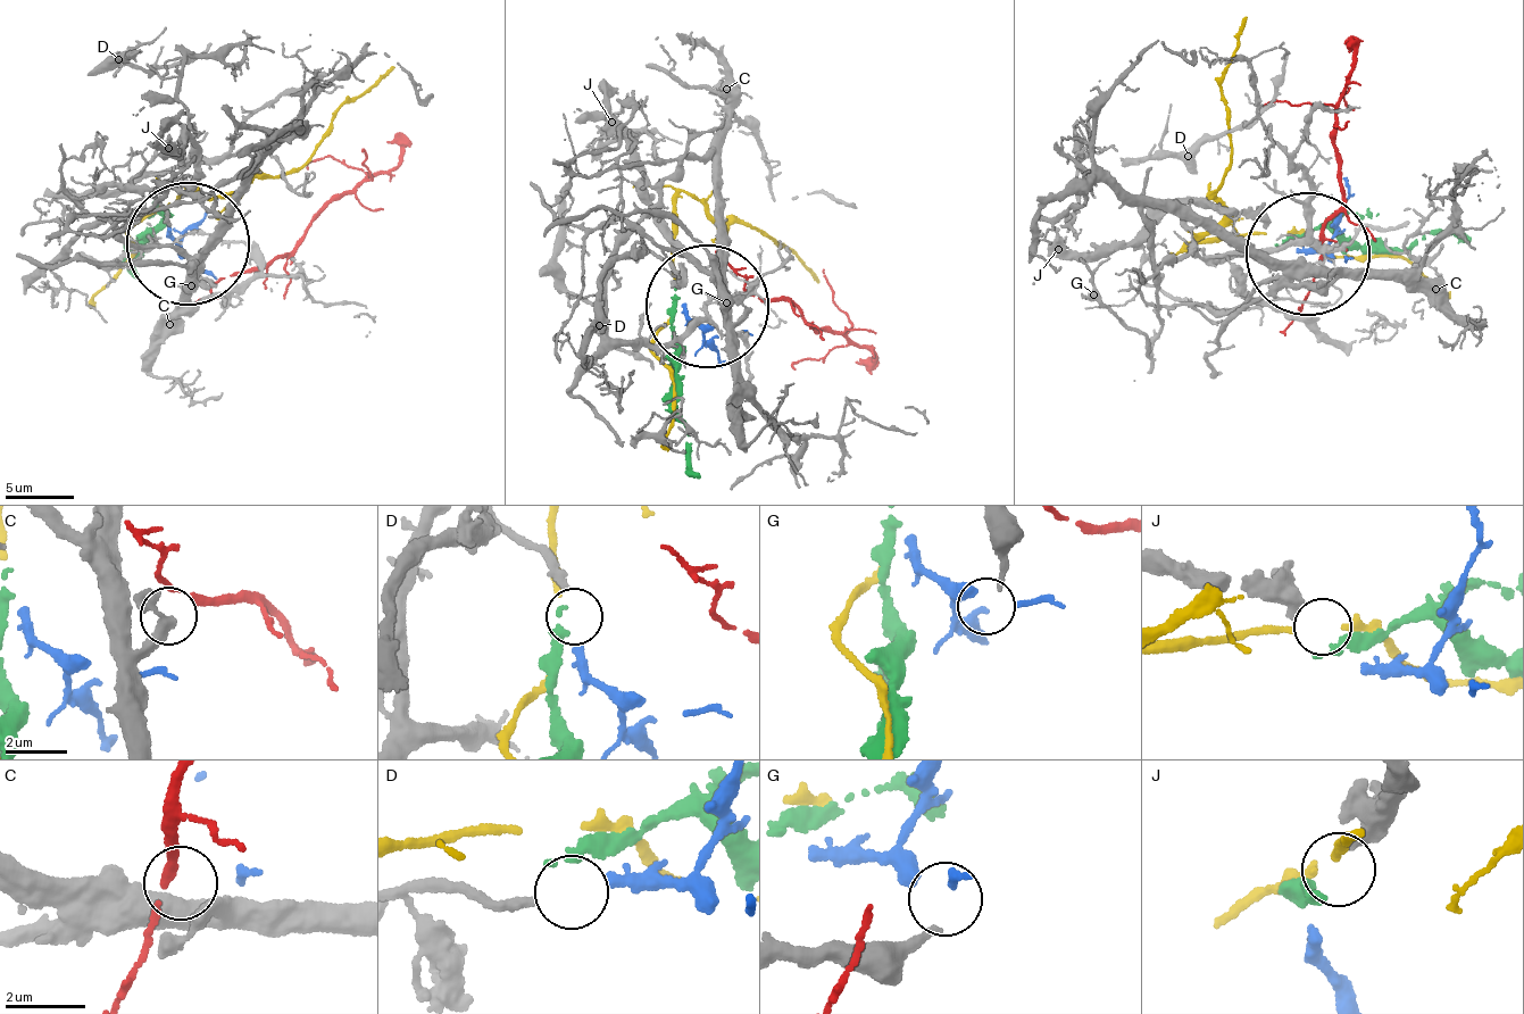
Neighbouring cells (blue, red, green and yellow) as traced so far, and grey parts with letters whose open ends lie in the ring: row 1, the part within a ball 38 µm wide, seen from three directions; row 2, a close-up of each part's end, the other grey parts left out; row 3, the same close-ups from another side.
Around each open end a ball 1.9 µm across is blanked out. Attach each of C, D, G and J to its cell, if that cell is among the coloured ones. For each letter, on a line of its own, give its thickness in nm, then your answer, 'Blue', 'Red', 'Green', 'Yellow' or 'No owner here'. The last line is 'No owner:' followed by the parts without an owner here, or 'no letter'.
C: Thickness 260 nm. Red
D: Thickness 280 nm. Blue
G: Thickness 200 nm. No owner here
J: Thickness 380 nm. Green
No owner: G

